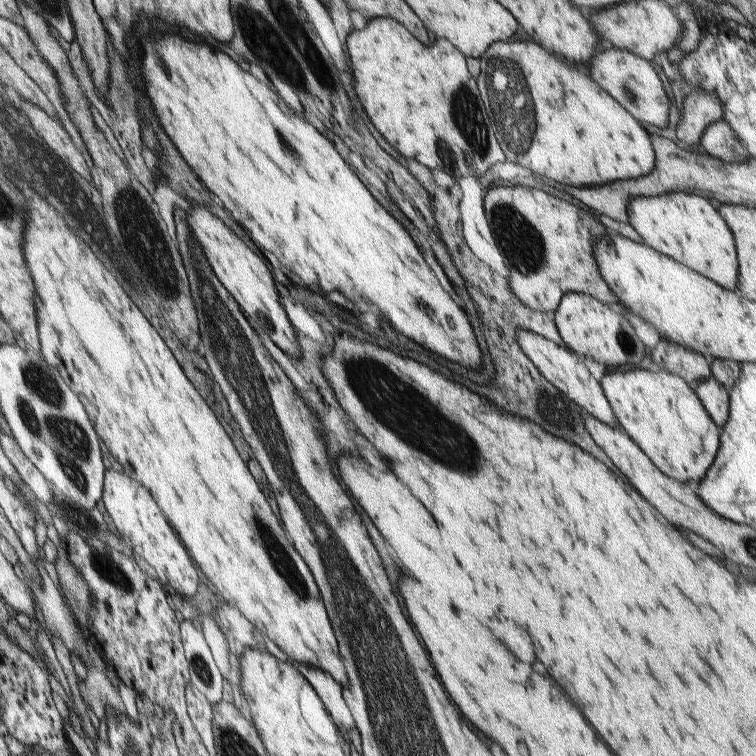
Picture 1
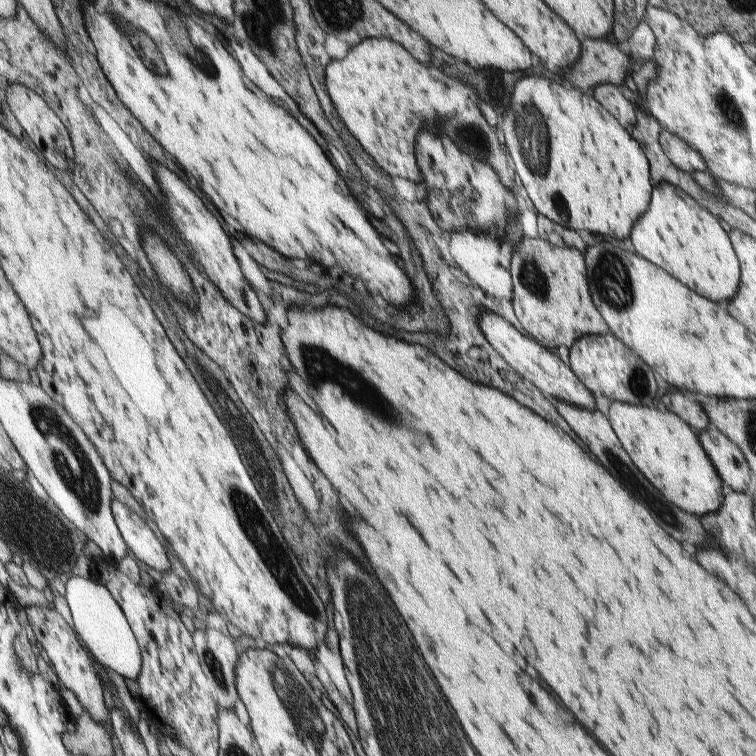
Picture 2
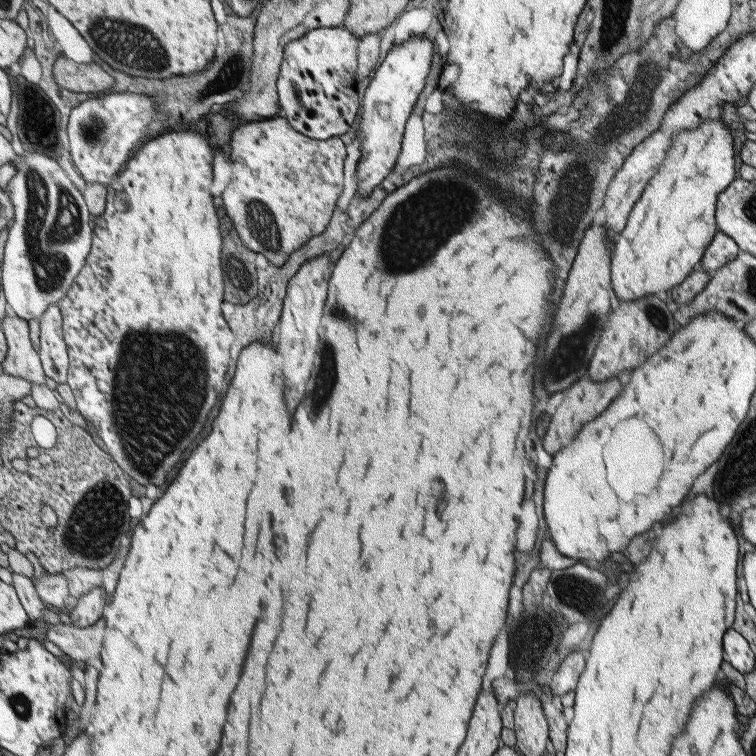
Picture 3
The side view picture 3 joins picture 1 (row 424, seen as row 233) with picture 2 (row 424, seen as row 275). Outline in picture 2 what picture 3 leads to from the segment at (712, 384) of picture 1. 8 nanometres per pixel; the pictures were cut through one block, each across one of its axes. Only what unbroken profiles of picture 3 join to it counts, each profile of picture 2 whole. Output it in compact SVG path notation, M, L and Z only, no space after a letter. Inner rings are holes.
M712 423L698 435L716 474L722 478L722 484L734 492L748 492L752 472L740 448Z

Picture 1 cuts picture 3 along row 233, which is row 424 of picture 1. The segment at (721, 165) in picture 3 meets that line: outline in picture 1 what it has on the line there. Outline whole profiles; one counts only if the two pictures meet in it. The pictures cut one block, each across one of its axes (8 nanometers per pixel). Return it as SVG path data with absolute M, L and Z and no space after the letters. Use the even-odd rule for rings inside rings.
M639 368L629 372L606 372L601 387L613 405L620 428L662 474L691 486L706 478L721 450L720 429L708 416L695 389L680 376L664 369L652 372L652 369Z

